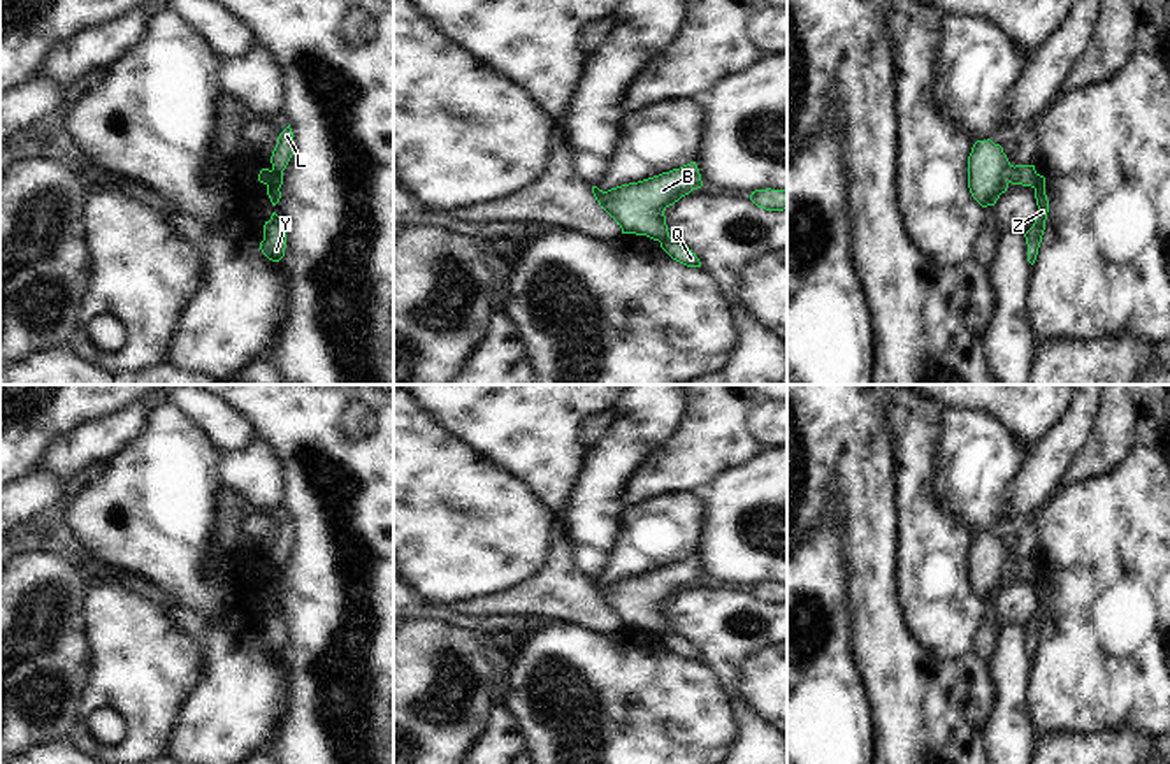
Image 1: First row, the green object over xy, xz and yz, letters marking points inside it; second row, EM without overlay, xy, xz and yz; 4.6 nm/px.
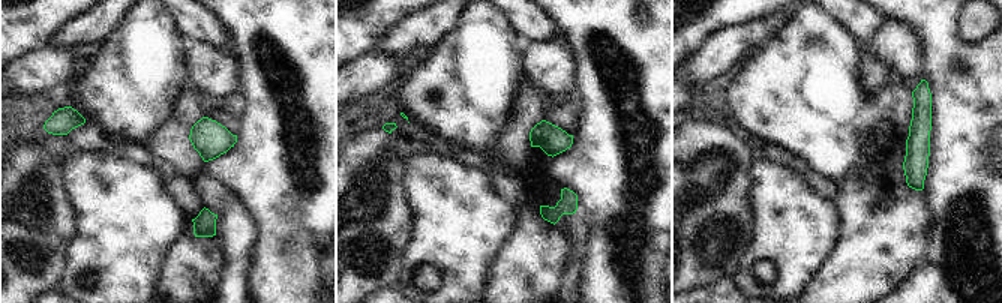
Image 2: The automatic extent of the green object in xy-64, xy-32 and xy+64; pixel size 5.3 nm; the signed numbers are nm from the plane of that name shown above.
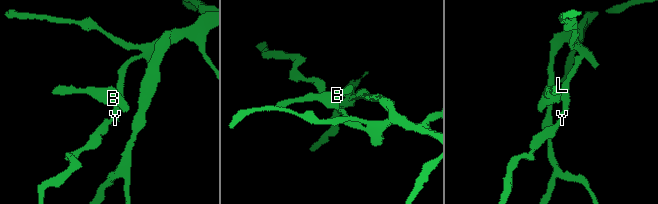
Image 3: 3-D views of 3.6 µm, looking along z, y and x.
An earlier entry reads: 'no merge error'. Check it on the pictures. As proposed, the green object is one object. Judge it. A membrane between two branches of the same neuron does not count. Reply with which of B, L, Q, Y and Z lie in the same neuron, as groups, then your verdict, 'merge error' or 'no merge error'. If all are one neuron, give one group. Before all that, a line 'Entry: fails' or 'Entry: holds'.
Entry: fails
B / L Q Y Z; merge error

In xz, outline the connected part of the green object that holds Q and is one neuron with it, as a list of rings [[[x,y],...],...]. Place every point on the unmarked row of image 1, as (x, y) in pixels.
[[[662,632],[661,641],[676,655],[687,659],[687,660],[701,660],[699,652],[696,646],[685,639],[683,636],[676,632]]]

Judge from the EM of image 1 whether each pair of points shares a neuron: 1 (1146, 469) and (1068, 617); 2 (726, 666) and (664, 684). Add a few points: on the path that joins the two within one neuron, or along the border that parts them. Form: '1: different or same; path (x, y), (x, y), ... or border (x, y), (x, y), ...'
1: same; path (1135, 506), (1128, 554), (1105, 580)
2: different; border (700, 661), (722, 689), (731, 706)

